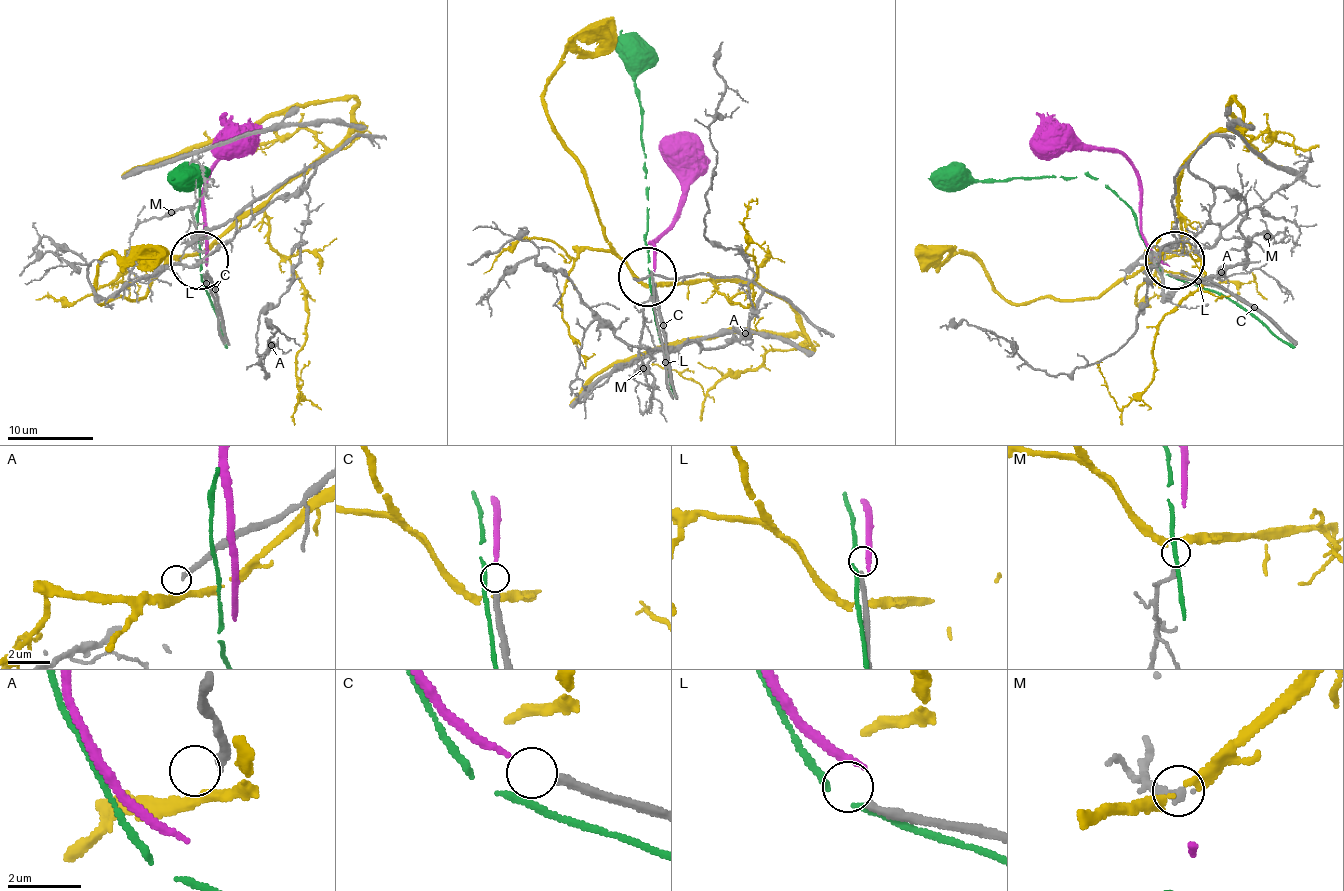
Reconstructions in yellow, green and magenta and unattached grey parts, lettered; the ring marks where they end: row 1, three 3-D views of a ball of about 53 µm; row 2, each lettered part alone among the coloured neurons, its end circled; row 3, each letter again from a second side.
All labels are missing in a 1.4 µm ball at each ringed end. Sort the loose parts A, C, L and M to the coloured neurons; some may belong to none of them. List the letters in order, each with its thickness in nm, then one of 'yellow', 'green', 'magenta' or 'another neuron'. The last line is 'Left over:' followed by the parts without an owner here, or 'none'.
A: calibre 240 nm; another neuron
C: calibre 240 nm; magenta
L: calibre 220 nm; another neuron
M: calibre 260 nm; yellow
Left over: A, L

